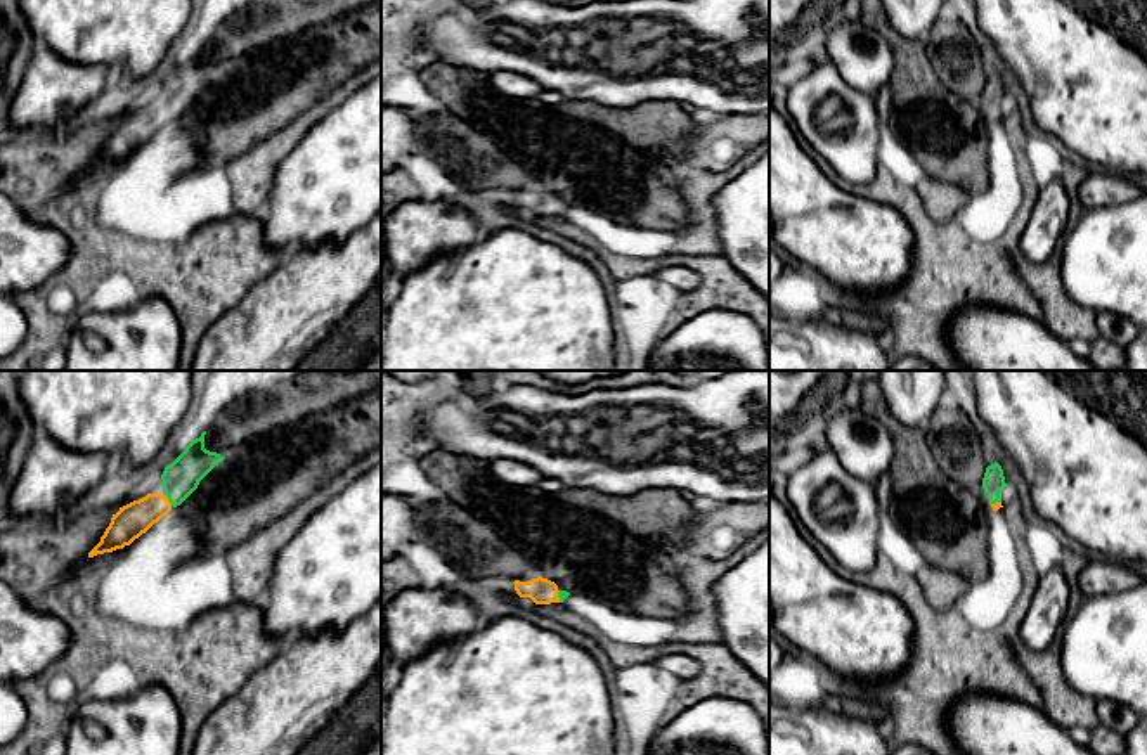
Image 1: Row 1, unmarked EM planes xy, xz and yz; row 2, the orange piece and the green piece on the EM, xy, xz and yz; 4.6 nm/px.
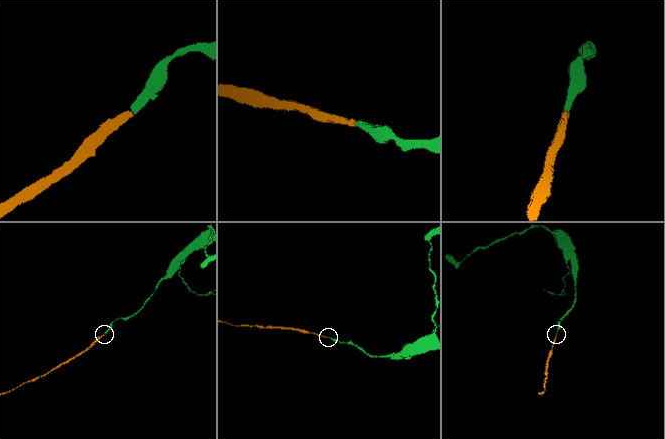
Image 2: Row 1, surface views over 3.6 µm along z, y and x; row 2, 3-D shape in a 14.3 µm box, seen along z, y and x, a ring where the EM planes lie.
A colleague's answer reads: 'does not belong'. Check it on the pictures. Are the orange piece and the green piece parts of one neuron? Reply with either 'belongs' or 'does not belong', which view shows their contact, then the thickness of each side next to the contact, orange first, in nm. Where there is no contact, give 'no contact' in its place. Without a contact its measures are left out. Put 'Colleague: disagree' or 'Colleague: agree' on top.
Colleague: disagree
belongs | xy | 160/170 nm

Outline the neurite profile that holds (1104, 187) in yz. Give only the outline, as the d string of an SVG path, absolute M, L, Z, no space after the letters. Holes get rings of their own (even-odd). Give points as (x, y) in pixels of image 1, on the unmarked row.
M1107 170L1088 173L1078 189L1083 211L1128 203L1140 194L1138 180Z

